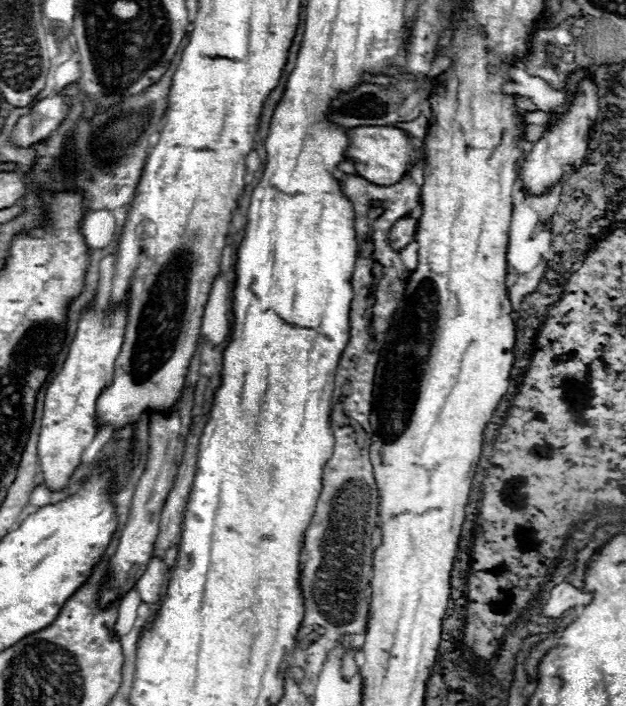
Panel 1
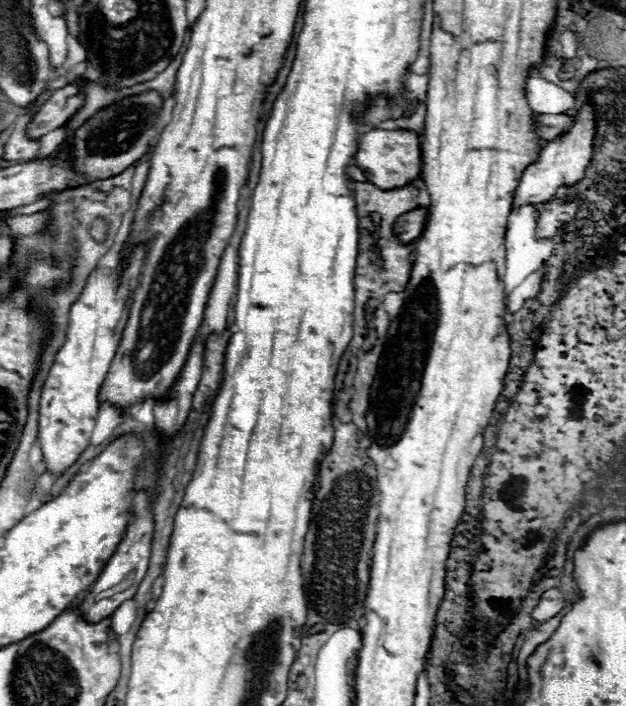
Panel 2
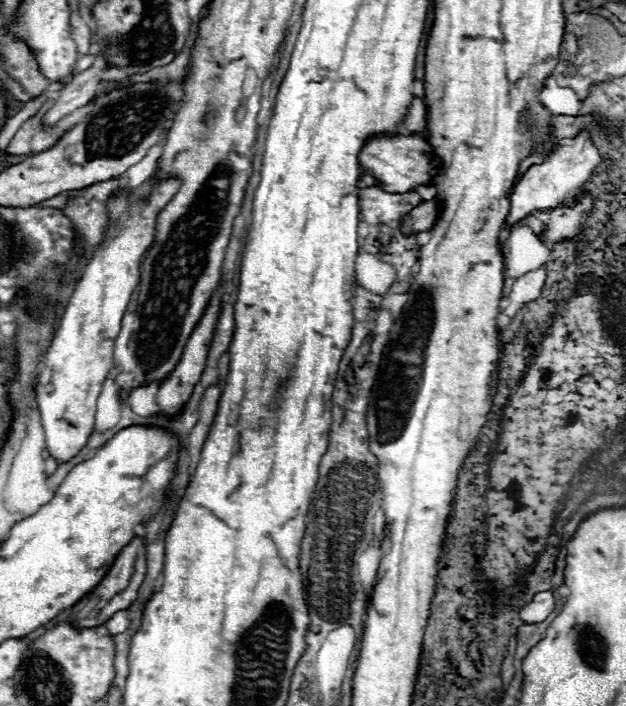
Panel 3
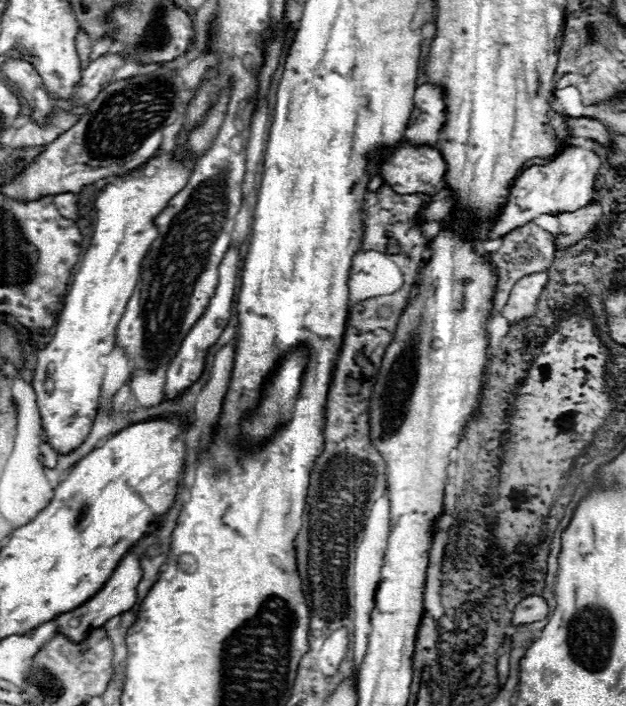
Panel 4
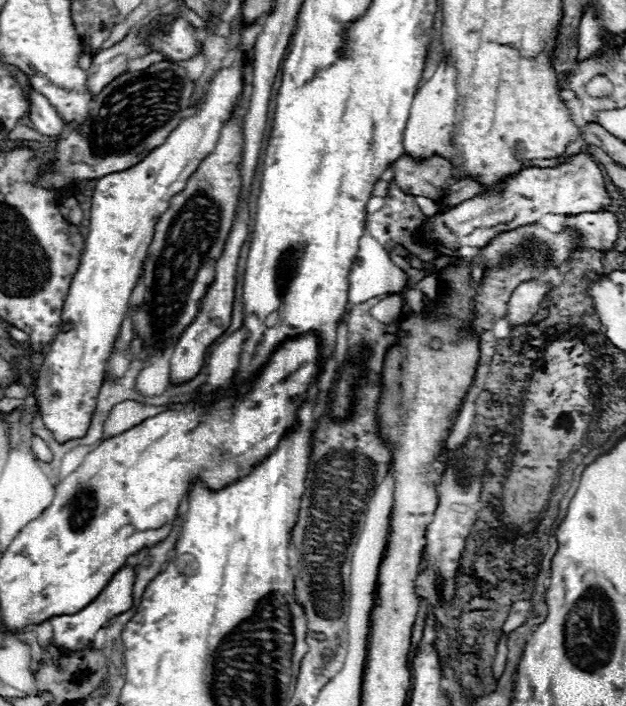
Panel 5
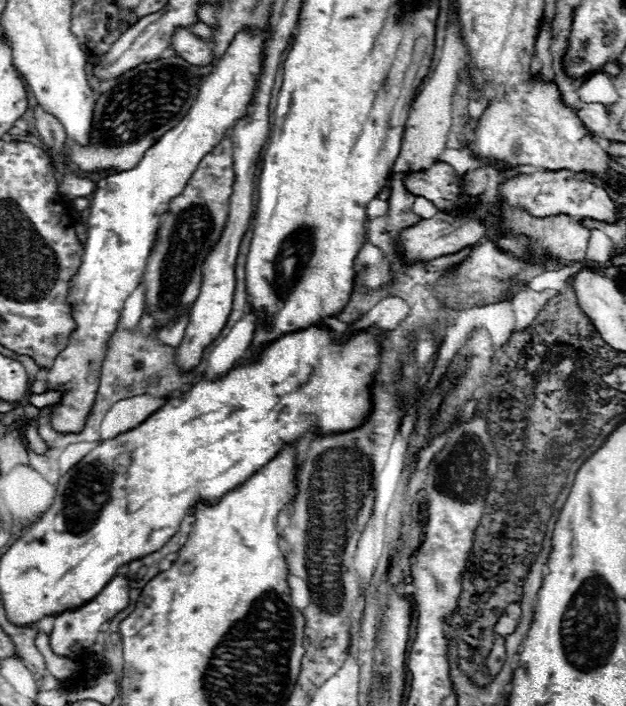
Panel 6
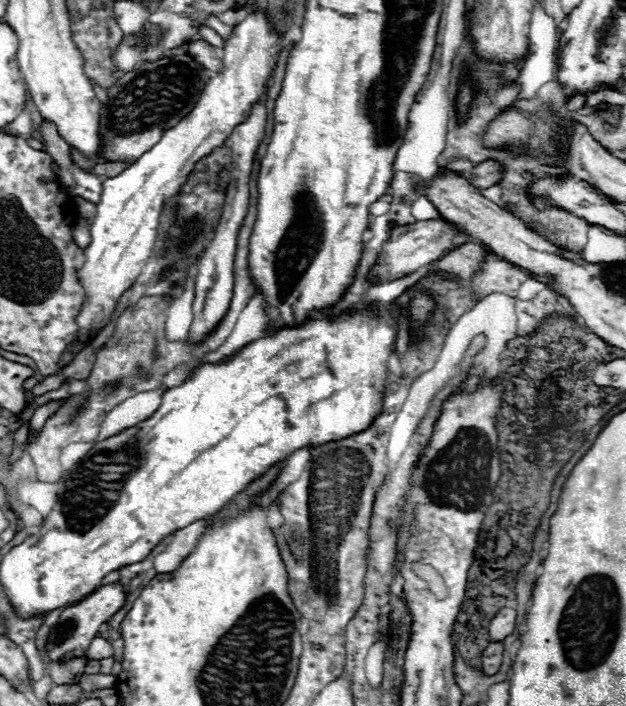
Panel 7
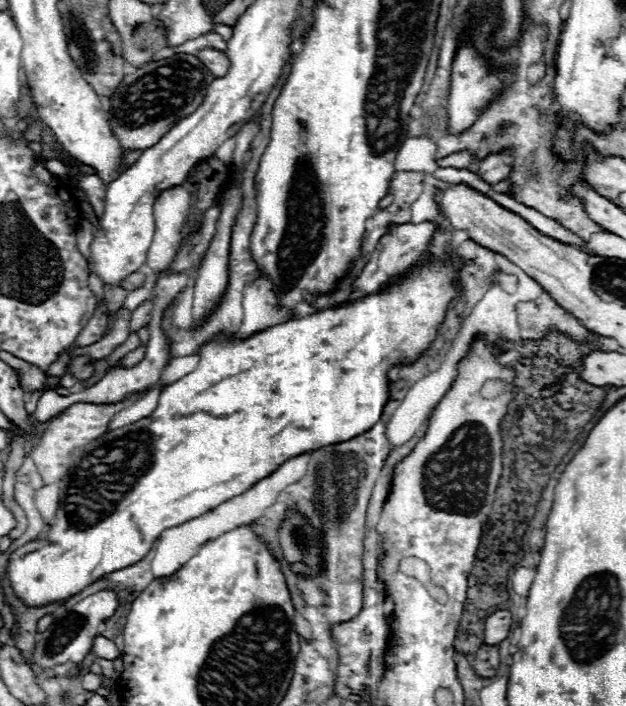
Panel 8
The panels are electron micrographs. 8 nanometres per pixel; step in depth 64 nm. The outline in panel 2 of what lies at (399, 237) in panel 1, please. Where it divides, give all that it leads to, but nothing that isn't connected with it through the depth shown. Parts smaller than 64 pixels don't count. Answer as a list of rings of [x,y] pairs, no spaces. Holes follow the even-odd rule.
[[[418,206],[418,208],[406,212],[404,216],[400,216],[396,220],[394,230],[402,242],[410,242],[422,234],[426,220],[428,220],[428,206]]]

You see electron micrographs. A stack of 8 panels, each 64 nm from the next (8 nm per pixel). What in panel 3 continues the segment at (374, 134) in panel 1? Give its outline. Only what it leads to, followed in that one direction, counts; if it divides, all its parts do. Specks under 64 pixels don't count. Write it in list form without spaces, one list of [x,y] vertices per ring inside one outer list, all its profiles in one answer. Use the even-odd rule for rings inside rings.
[[[380,136],[366,142],[360,152],[360,164],[378,180],[386,192],[400,192],[414,190],[416,186],[428,186],[434,174],[438,174],[438,158],[432,158],[430,144],[420,136]]]

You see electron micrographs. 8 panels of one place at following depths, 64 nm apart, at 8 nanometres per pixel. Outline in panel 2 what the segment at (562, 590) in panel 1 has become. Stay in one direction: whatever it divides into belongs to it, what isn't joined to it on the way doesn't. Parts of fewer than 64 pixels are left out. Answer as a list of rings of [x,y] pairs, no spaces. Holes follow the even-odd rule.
[[[550,588],[540,596],[540,602],[534,606],[534,610],[530,612],[530,616],[538,622],[550,620],[552,616],[556,616],[564,606],[564,596],[558,588]]]

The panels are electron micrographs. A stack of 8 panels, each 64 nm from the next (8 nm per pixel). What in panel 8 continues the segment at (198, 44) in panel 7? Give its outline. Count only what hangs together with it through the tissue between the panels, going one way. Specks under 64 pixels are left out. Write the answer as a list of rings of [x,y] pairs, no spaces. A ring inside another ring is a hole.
[[[200,50],[200,52],[198,52],[198,58],[204,62],[204,66],[206,66],[216,78],[226,76],[226,72],[228,72],[228,68],[230,68],[230,60],[228,60],[226,54],[220,52],[220,50]]]

